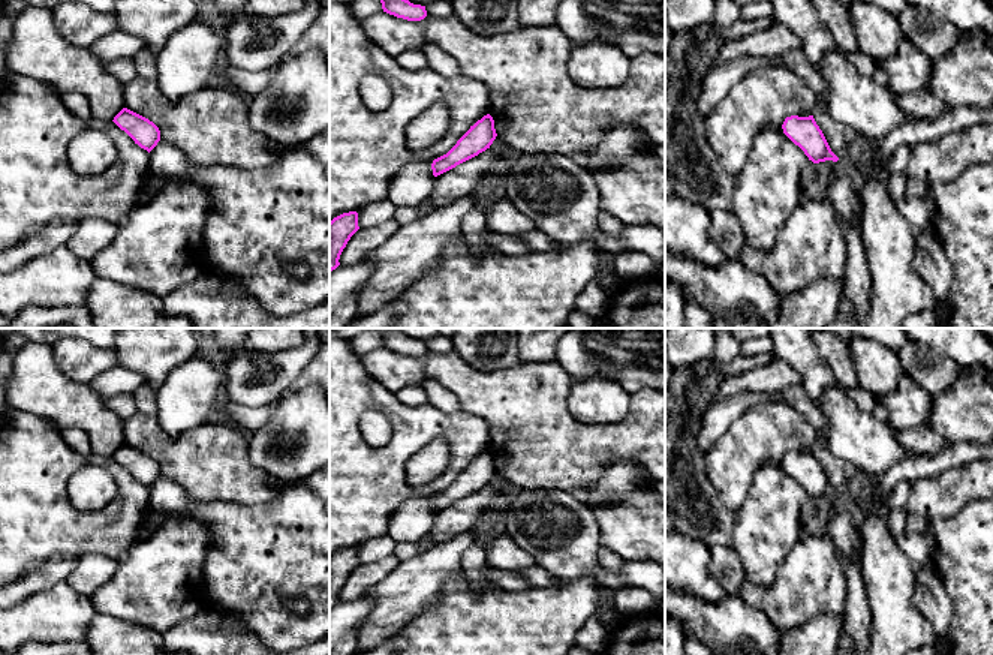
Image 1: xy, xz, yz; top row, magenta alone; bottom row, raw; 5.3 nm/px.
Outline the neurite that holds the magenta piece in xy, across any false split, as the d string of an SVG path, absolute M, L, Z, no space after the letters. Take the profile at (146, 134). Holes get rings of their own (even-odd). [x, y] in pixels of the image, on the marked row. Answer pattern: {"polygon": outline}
{"polygon": "M123 108L112 120L121 130L124 130L141 148L148 153L160 141L159 127L148 118Z"}

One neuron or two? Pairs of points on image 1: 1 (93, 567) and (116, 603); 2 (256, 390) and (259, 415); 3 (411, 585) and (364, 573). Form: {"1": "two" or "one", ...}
{"1": "two", "2": "two", "3": "two"}

